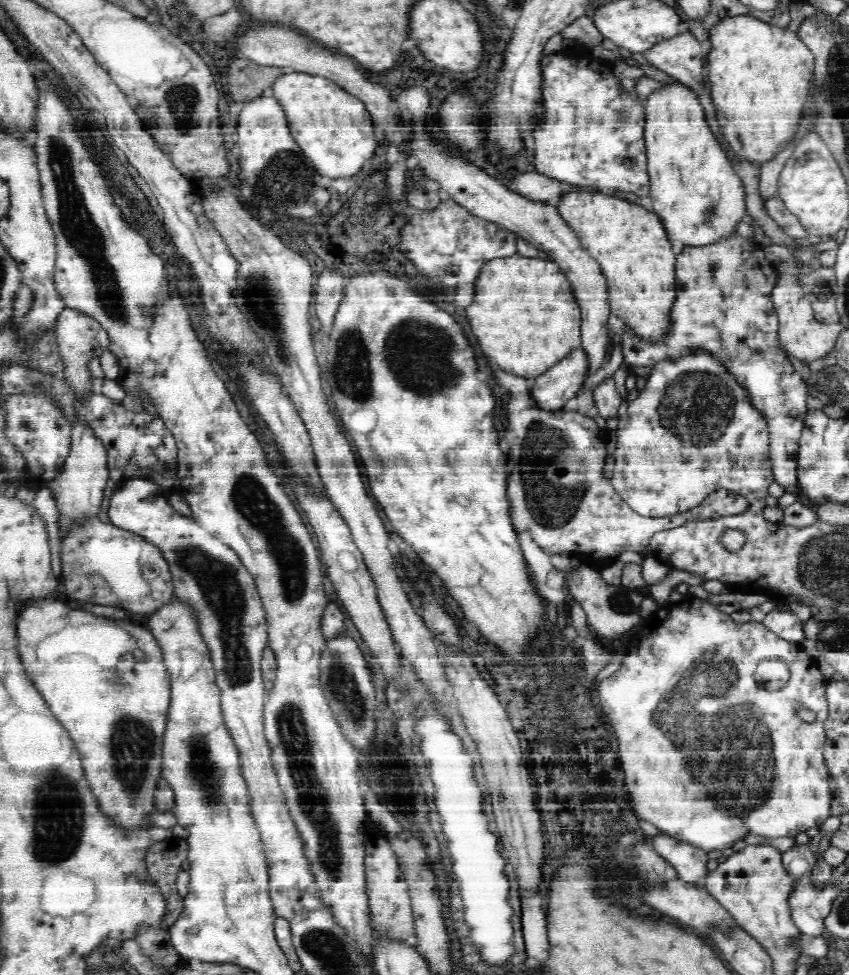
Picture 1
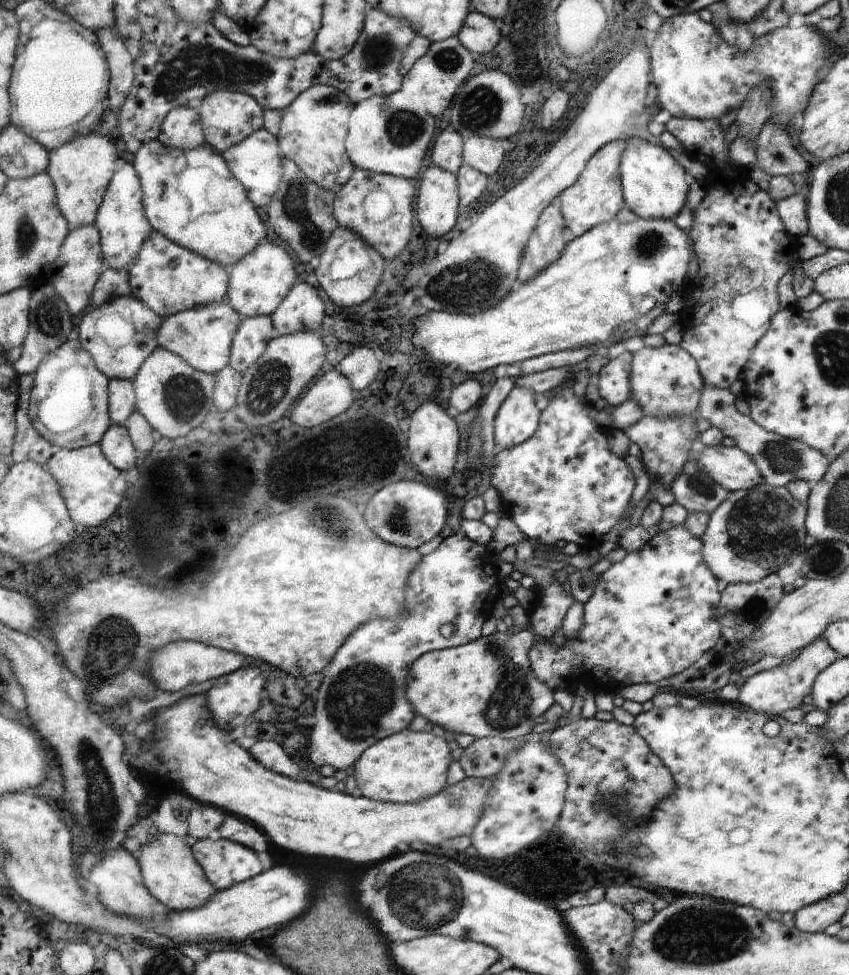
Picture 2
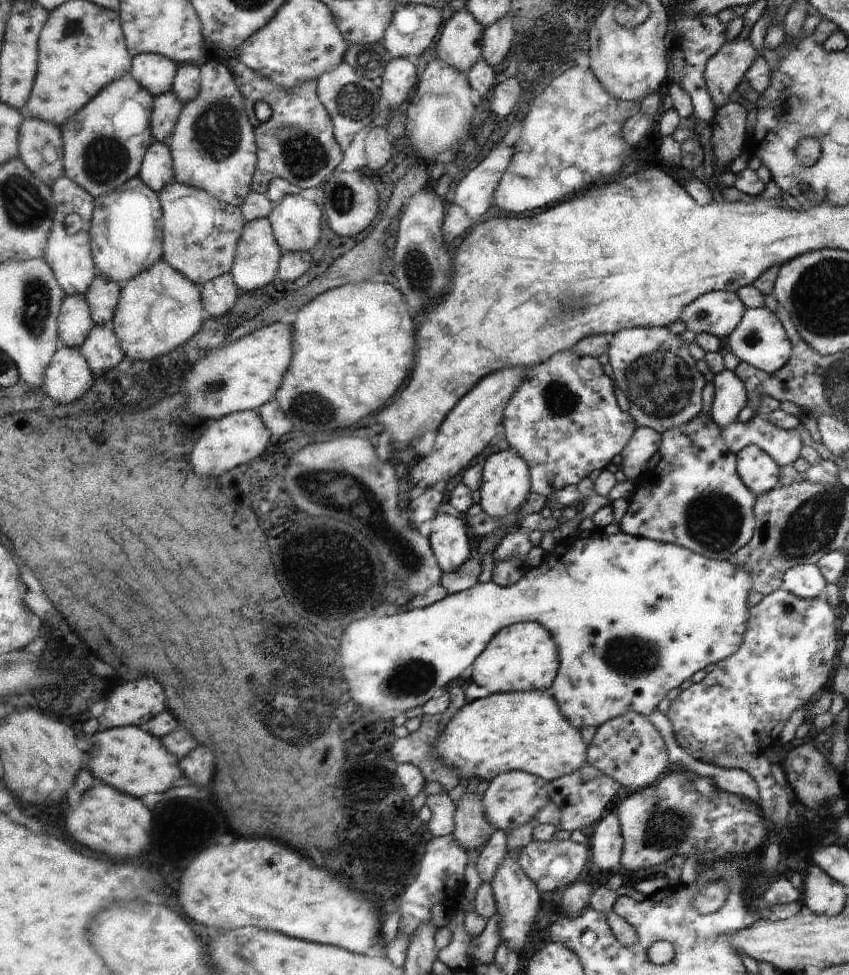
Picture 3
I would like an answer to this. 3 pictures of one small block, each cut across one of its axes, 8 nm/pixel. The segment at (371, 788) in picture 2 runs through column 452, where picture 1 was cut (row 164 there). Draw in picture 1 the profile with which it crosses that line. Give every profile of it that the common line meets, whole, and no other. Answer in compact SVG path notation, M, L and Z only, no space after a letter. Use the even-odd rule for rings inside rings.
M736 16L724 20L718 28L712 30L712 52L708 54L708 66L716 120L722 138L728 144L728 150L740 162L756 168L758 180L762 164L774 160L800 134L804 108L808 104L808 88L812 78L816 76L814 64L814 52L802 42L798 32L790 32L788 28L776 28L772 24L748 16Z

